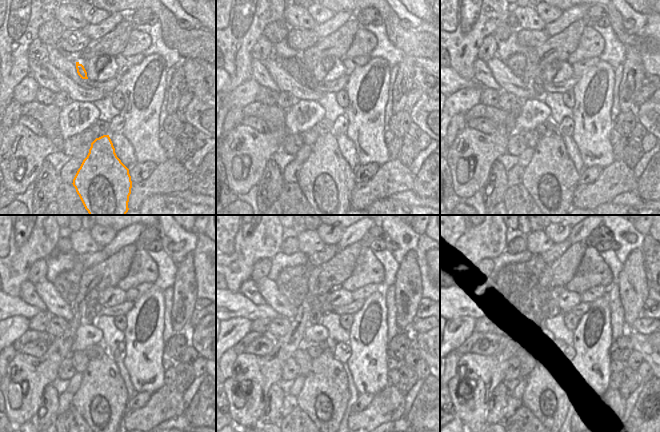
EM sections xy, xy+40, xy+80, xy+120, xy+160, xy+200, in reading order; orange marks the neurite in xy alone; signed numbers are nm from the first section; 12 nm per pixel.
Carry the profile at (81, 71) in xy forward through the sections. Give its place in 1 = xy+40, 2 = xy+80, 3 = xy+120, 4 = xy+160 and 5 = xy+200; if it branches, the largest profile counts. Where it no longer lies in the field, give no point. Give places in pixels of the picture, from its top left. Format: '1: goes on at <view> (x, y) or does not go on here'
1: goes on at xy+40 (306, 74)
2: goes on at xy+80 (538, 86)
3: goes on at xy+120 (91, 314)
4: goes on at xy+160 (315, 316)
5: goes on at xy+200 (538, 319)

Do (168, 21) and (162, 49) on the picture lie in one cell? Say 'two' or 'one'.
two

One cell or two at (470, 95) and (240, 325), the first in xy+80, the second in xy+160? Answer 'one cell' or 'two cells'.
one cell

